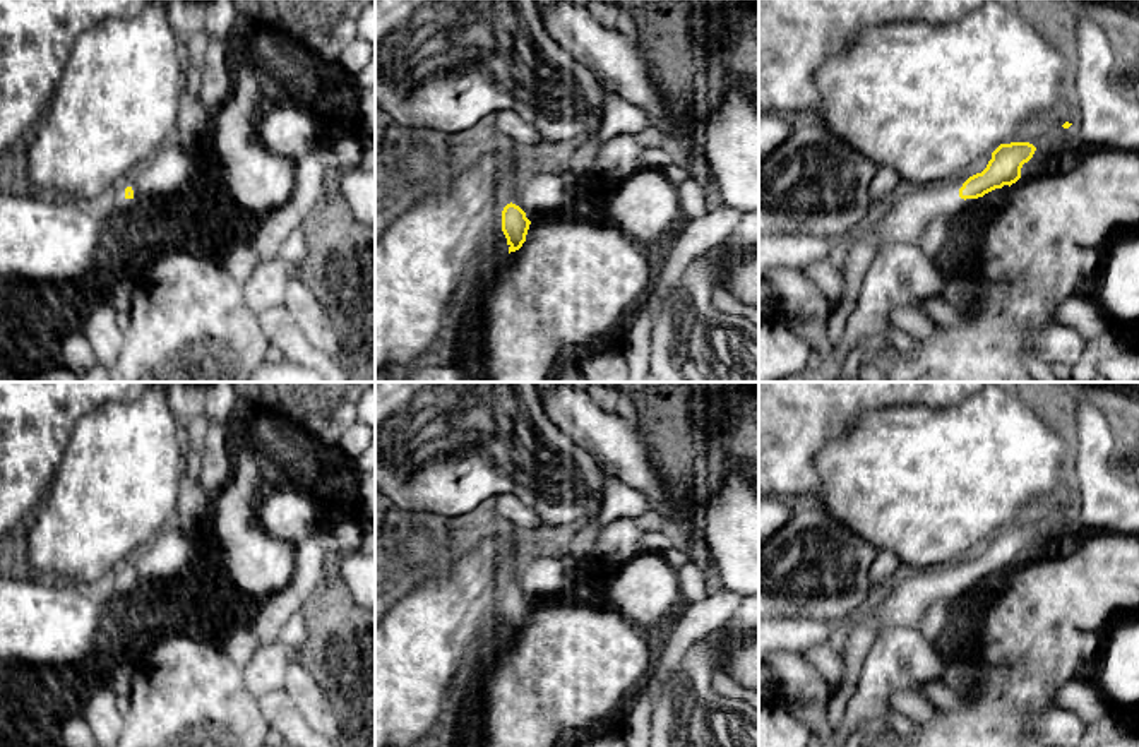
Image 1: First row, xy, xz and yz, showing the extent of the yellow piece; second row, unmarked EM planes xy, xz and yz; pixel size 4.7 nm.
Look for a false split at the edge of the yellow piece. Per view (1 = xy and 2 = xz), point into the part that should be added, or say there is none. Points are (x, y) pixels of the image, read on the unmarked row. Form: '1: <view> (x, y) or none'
1: xy (129, 588)
2: none

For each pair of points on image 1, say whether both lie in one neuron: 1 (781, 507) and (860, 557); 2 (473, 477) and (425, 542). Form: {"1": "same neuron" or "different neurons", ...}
{"1": "different neurons", "2": "different neurons"}

